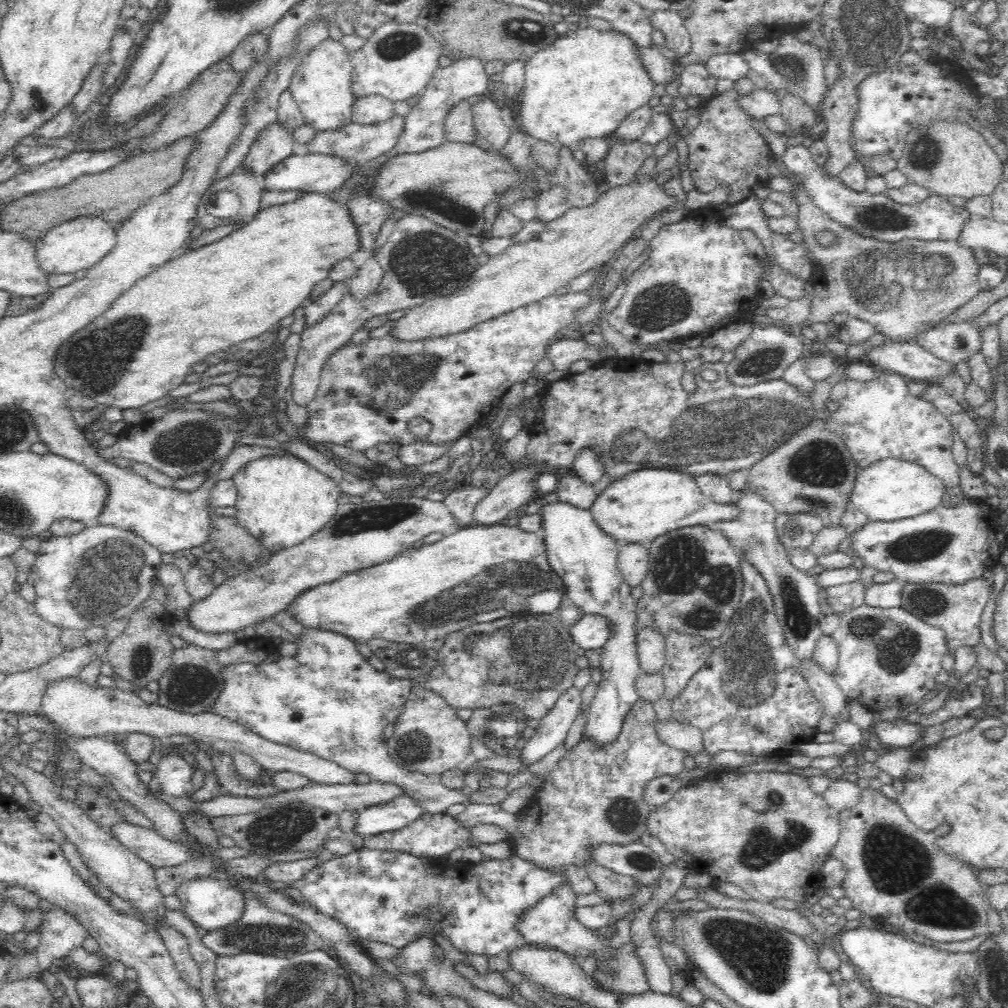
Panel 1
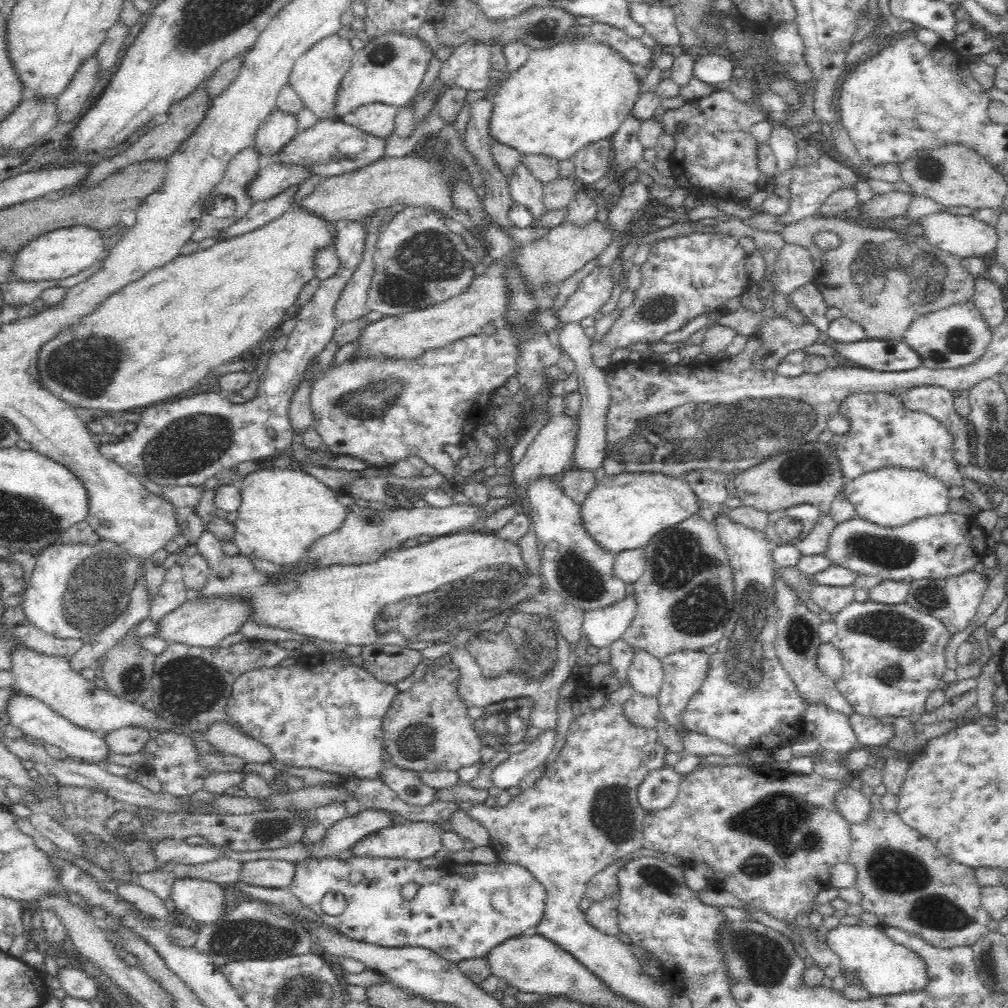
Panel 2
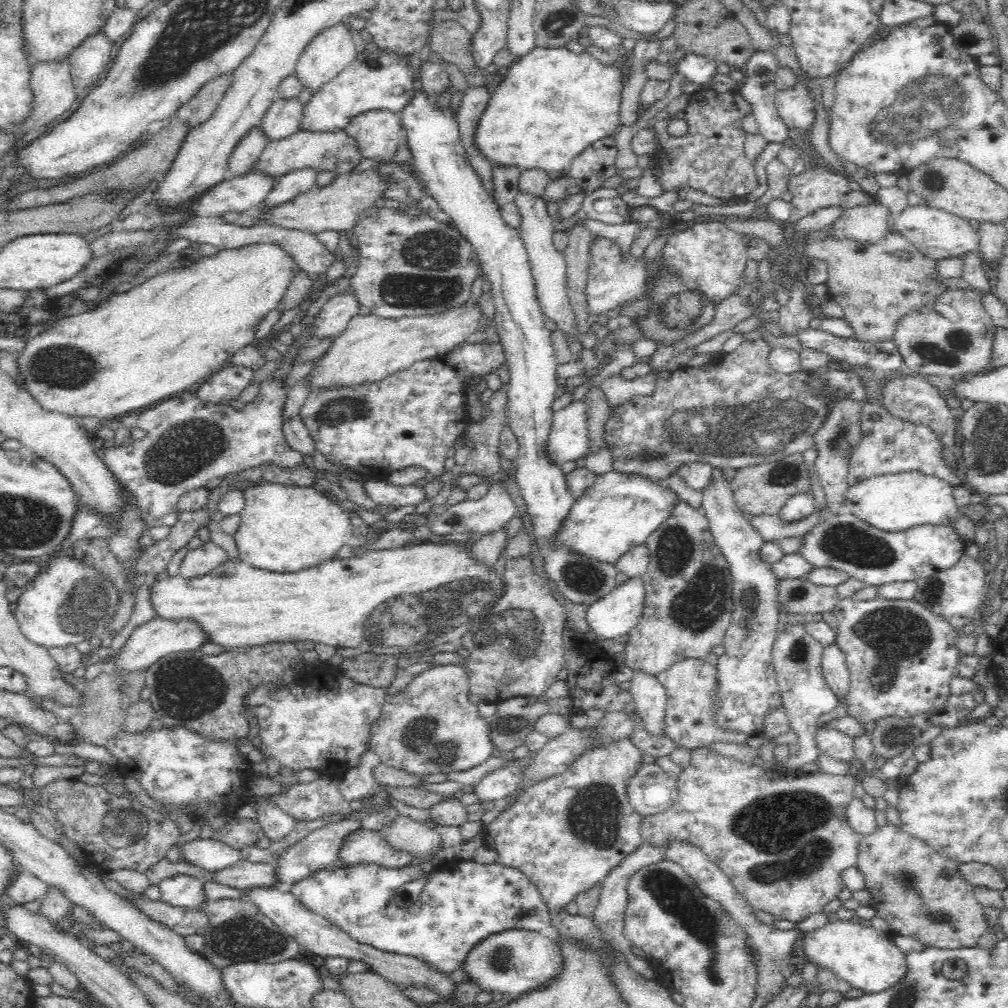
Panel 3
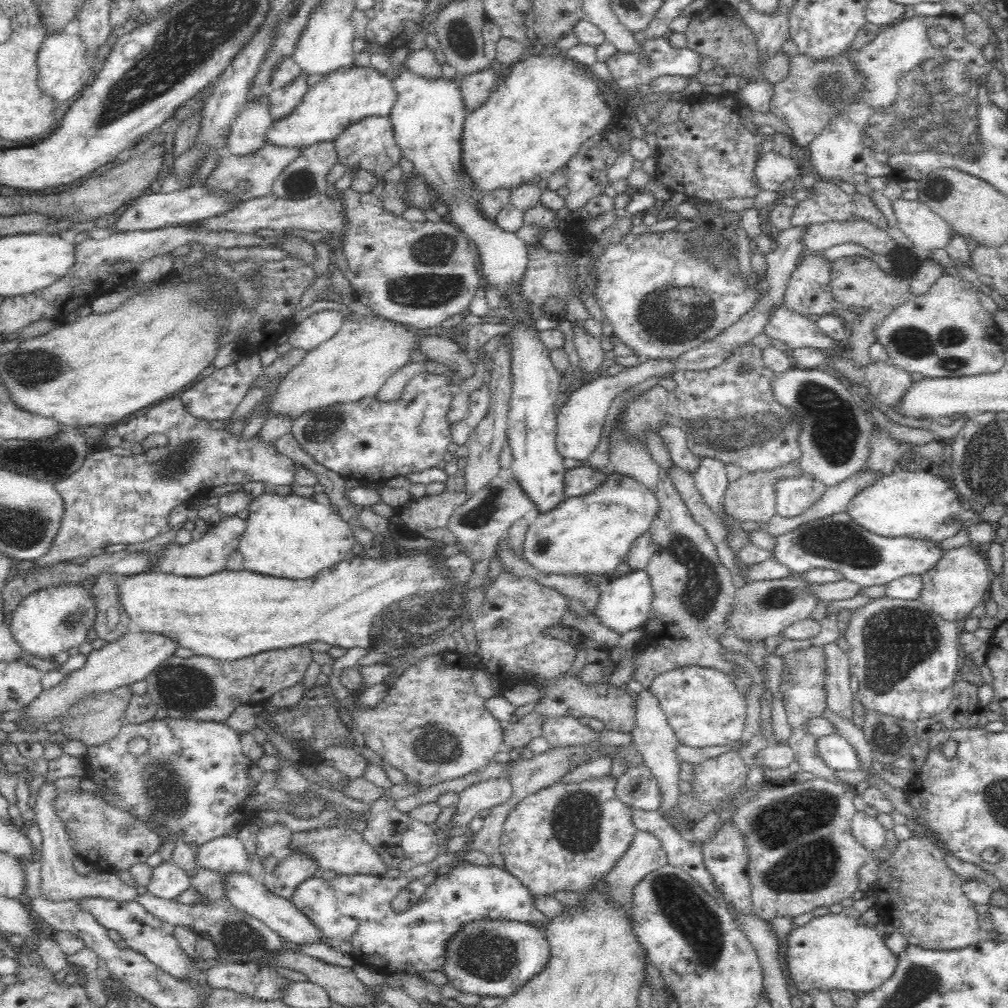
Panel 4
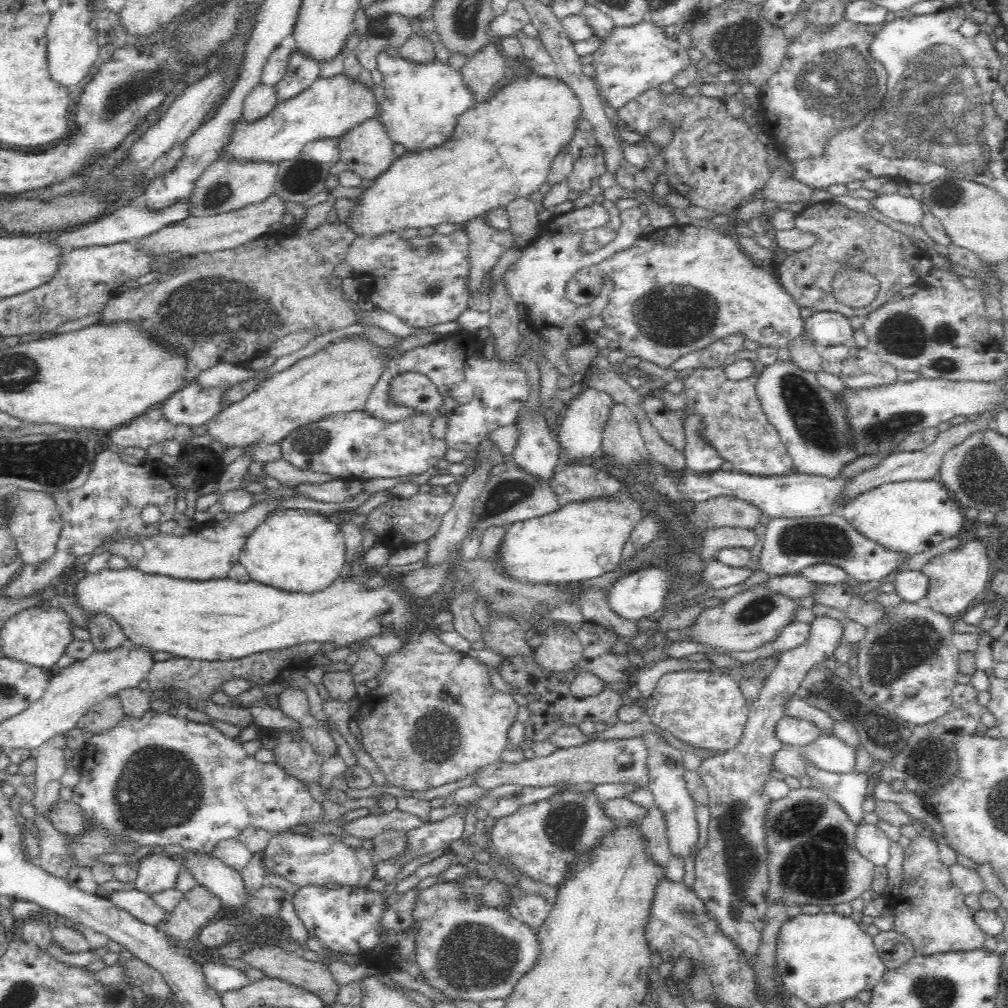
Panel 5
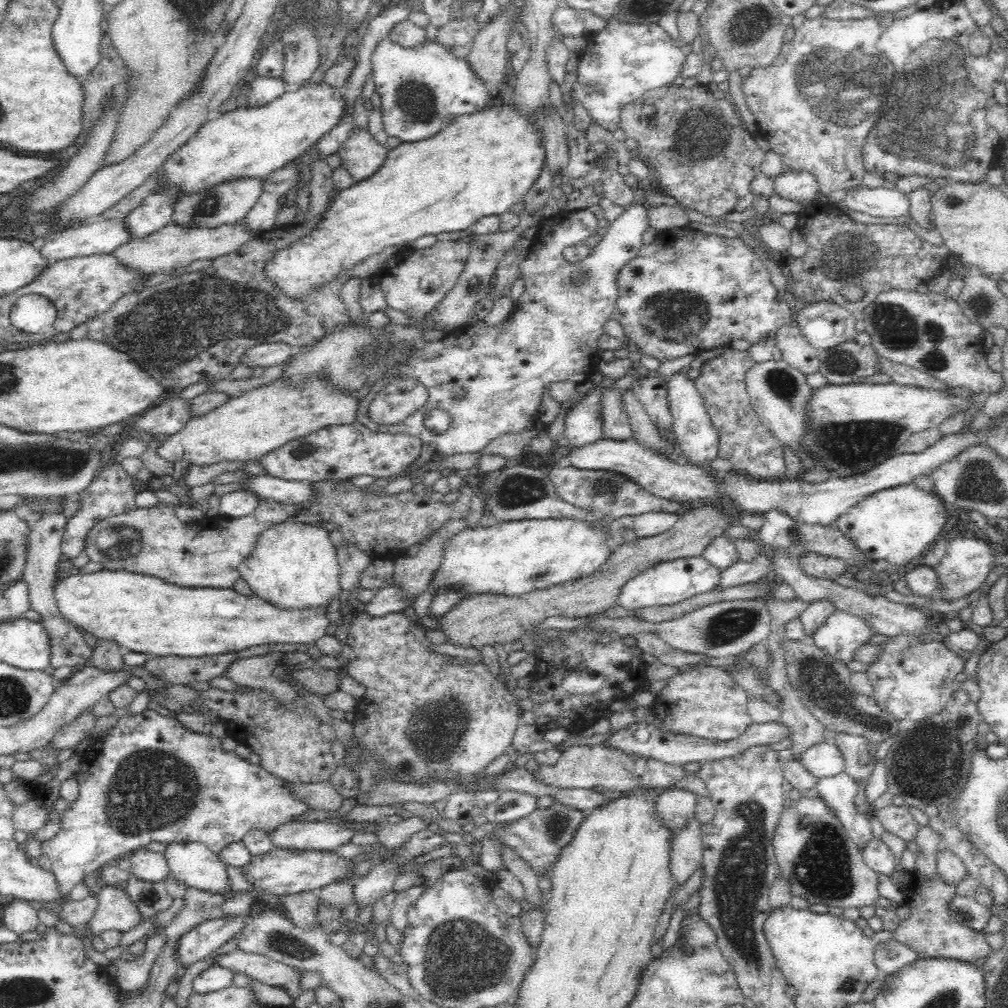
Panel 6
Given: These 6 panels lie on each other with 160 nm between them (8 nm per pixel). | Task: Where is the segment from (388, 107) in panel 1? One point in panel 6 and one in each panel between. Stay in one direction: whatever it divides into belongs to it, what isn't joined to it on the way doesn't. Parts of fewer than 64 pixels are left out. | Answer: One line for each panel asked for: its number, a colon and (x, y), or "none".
2: (377, 118)
3: (377, 131)
4: (369, 144)
5: (366, 149)
6: (361, 155)

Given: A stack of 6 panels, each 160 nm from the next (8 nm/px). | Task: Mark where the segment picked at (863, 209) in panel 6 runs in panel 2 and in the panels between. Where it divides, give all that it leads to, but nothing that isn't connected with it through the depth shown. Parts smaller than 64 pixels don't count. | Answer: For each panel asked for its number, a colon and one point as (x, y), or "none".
2: (964, 236)
3: (935, 233)
4: (927, 231)
5: (907, 210)

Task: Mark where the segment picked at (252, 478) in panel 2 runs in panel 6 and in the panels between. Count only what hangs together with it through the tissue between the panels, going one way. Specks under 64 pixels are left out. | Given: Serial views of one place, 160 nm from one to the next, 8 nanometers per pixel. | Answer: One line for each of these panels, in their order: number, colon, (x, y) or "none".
3: (284, 528)
4: (286, 535)
5: (294, 549)
6: (294, 564)

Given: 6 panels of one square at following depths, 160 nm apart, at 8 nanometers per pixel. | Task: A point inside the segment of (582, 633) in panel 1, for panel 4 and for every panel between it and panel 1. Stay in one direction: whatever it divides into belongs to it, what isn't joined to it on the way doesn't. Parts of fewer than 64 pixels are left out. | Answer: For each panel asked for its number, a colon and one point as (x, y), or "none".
2: (603, 626)
3: (614, 615)
4: (623, 604)

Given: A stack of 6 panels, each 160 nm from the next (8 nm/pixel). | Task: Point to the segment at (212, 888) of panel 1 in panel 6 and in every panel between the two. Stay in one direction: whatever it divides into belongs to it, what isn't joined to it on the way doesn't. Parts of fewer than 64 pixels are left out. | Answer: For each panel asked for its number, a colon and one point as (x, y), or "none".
2: (203, 902)
3: (179, 890)
4: (169, 881)
5: (156, 873)
6: (149, 866)

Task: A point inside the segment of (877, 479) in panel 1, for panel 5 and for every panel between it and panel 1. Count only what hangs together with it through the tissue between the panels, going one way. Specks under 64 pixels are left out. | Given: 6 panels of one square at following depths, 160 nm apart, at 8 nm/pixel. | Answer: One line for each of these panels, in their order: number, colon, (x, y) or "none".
2: (891, 496)
3: (891, 502)
4: (914, 502)
5: (910, 516)

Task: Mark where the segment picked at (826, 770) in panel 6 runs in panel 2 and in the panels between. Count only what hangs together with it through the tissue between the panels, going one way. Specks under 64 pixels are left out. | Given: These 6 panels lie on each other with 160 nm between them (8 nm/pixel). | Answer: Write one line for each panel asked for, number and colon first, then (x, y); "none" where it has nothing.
2: (834, 730)
3: (831, 742)
4: (836, 752)
5: (829, 753)

